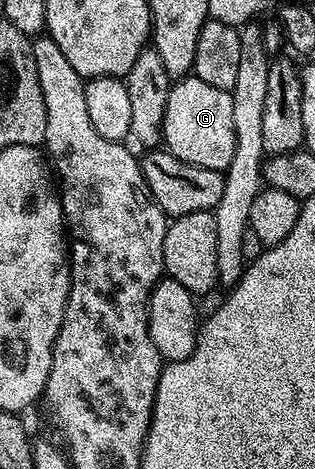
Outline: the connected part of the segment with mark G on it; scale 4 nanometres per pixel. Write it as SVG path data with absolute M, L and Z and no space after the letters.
M195 75L180 77L167 94L161 138L175 158L191 166L224 173L235 154L235 122L231 118L232 92L224 92Z

